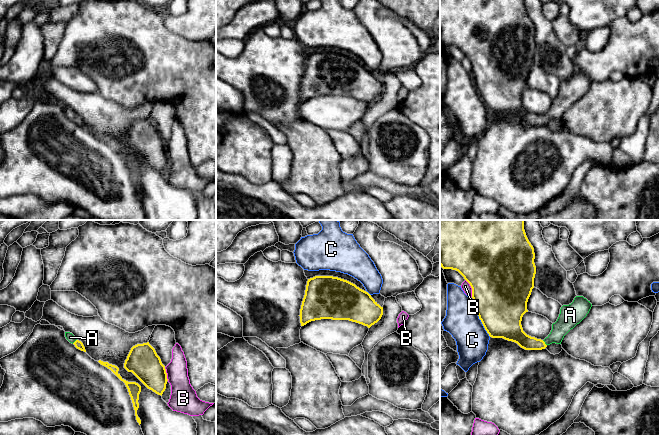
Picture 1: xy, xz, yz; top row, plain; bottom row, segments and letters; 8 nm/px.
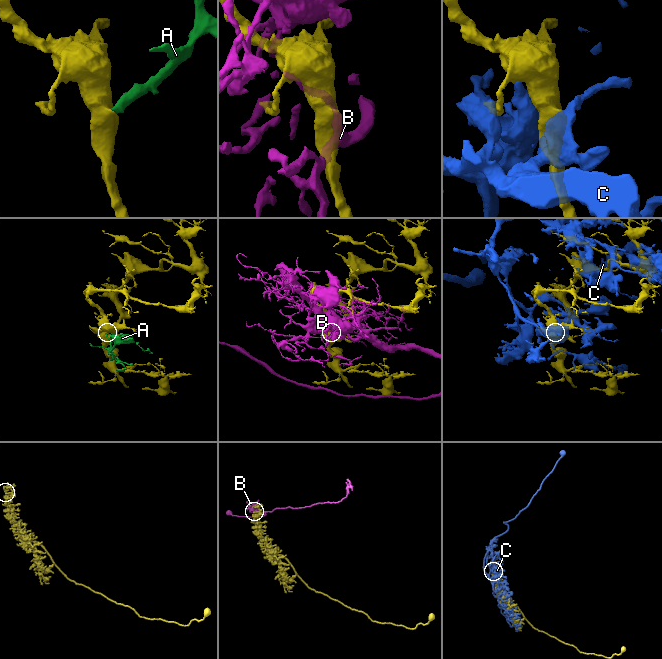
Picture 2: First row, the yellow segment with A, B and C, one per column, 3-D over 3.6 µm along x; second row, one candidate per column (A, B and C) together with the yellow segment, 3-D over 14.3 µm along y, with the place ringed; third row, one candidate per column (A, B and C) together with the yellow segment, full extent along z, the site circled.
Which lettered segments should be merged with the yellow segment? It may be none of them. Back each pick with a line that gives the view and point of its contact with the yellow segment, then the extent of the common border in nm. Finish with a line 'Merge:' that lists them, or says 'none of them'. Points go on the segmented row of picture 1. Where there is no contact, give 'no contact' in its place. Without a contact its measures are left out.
A: meets yellow in yz at (544, 343); contact 60 nm long
Merge: A

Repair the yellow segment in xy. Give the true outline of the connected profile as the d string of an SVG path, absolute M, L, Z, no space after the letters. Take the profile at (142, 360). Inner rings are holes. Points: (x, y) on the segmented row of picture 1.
M149 342L131 348L124 368L132 372L148 389L162 396L168 381L167 373L160 357Z

